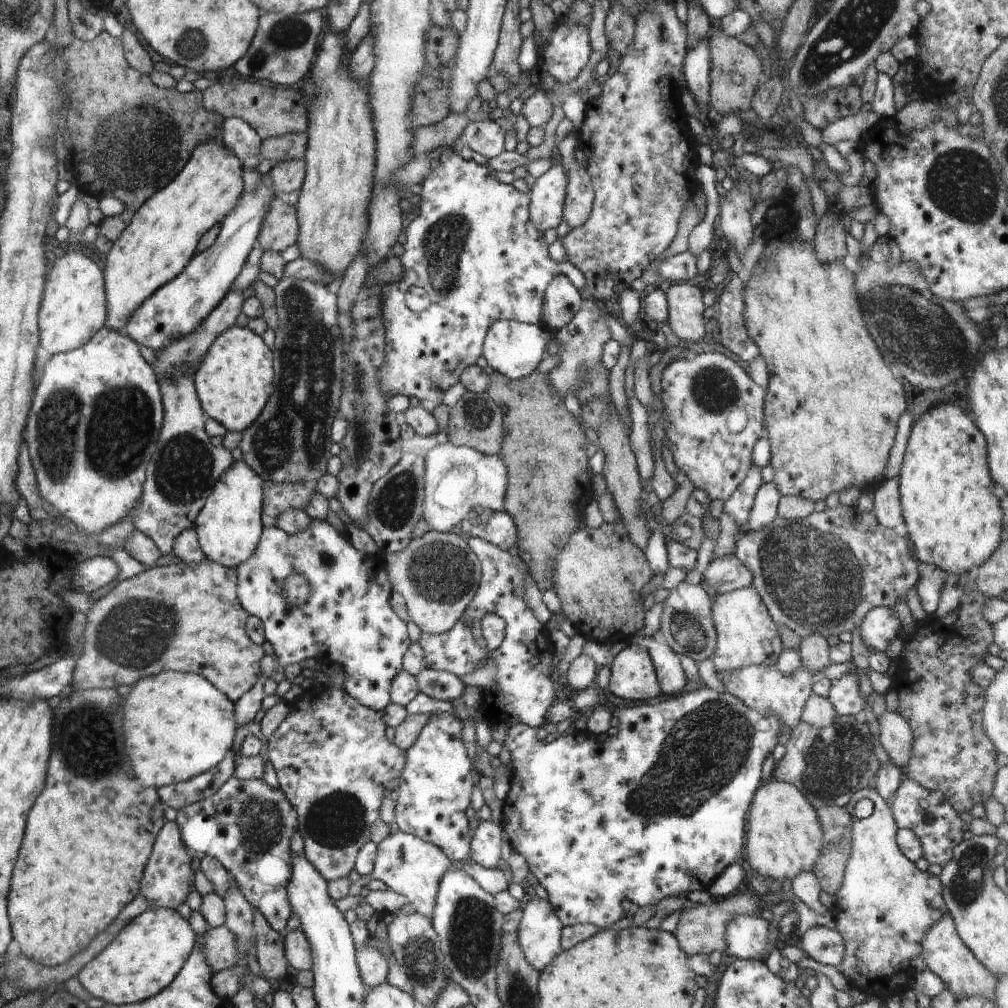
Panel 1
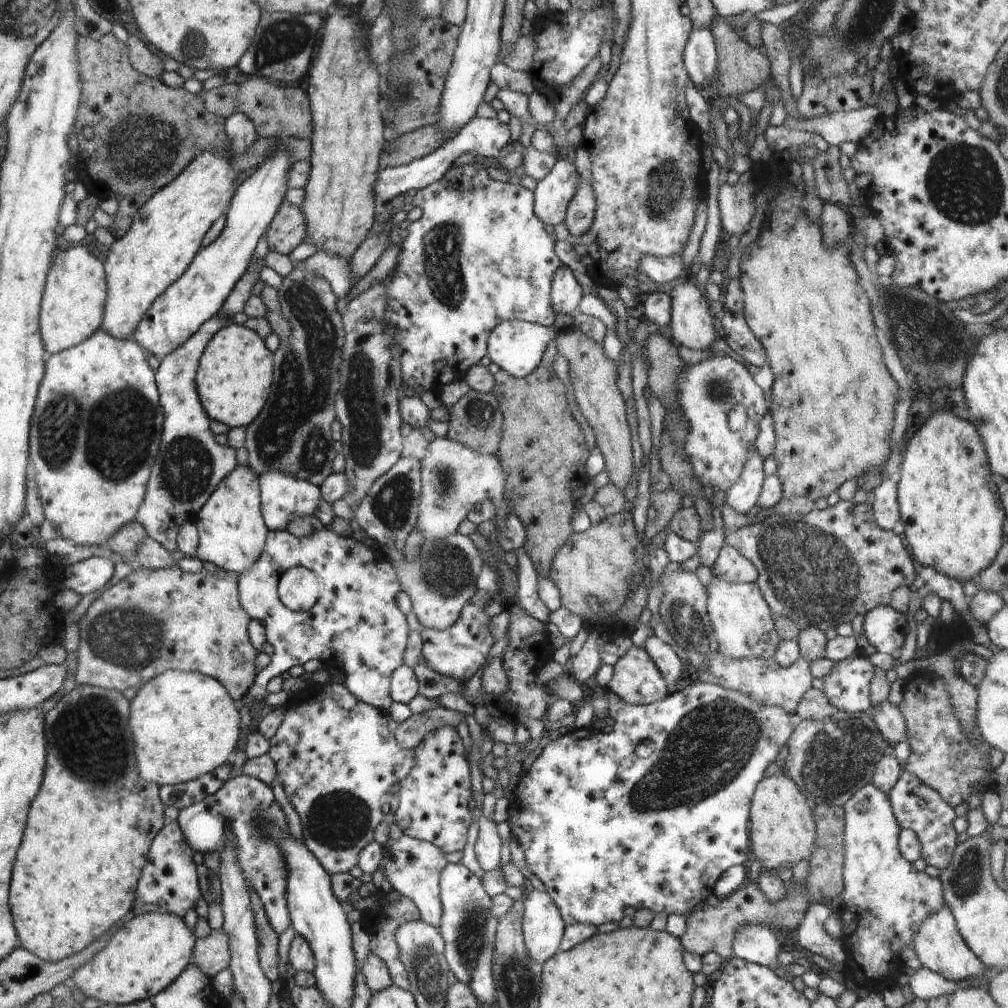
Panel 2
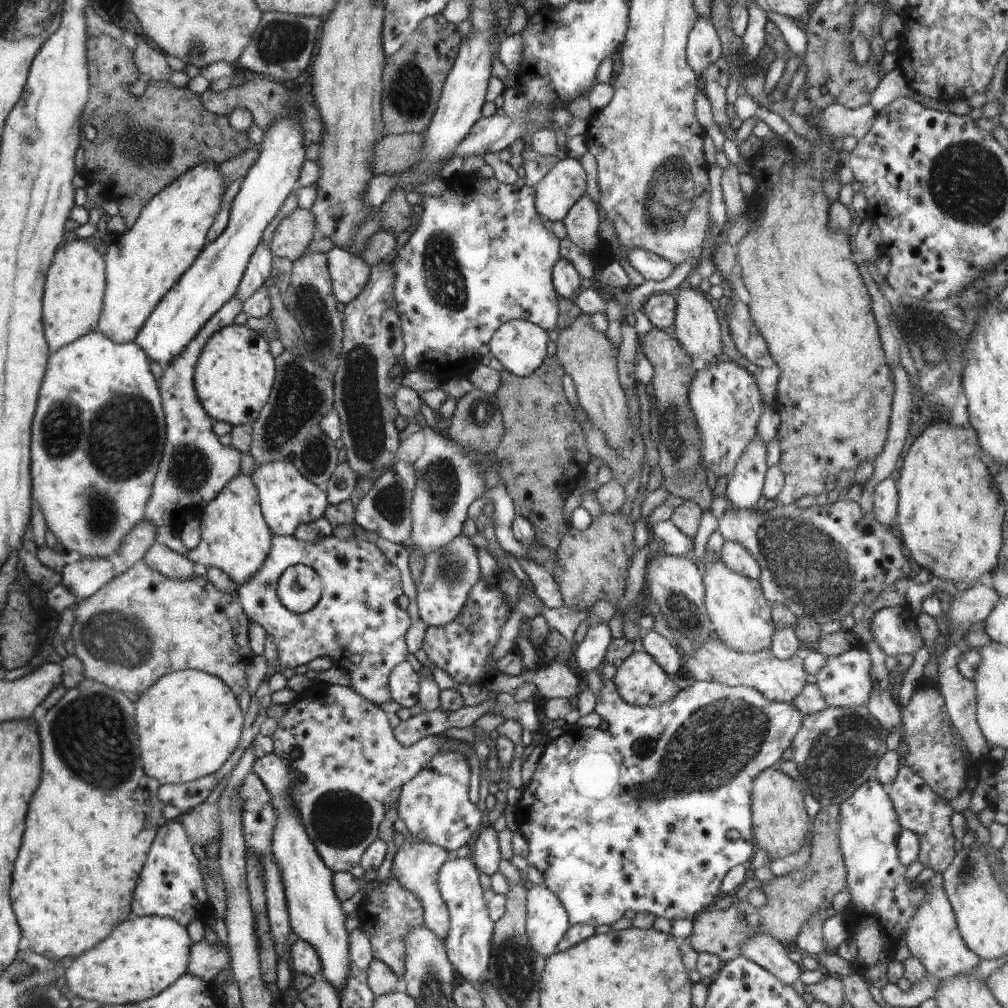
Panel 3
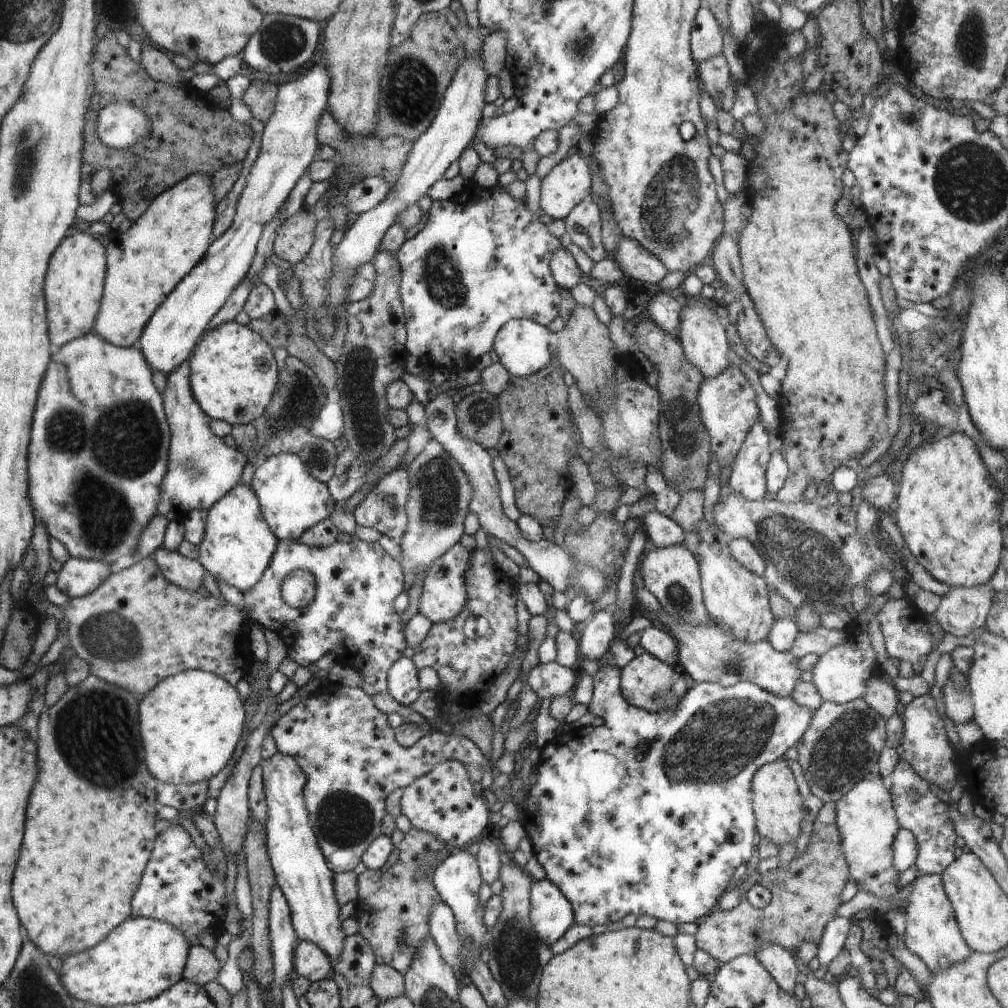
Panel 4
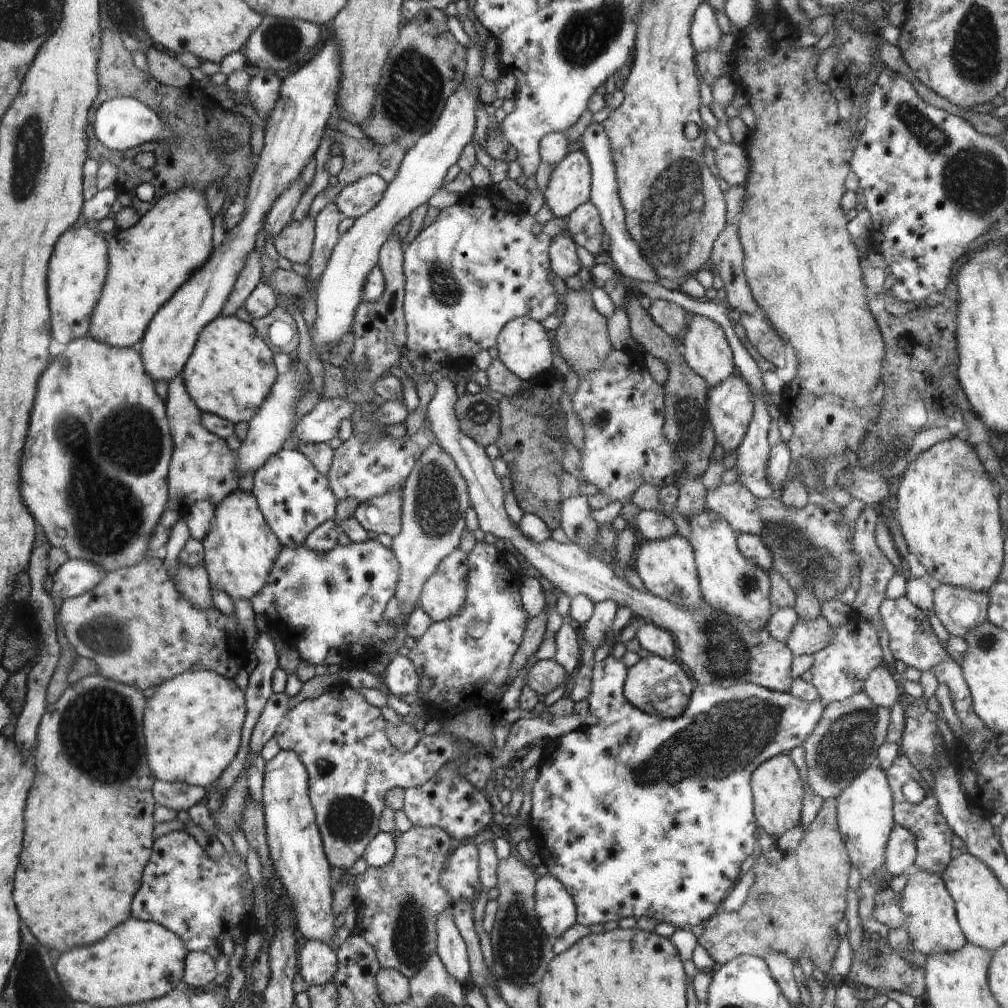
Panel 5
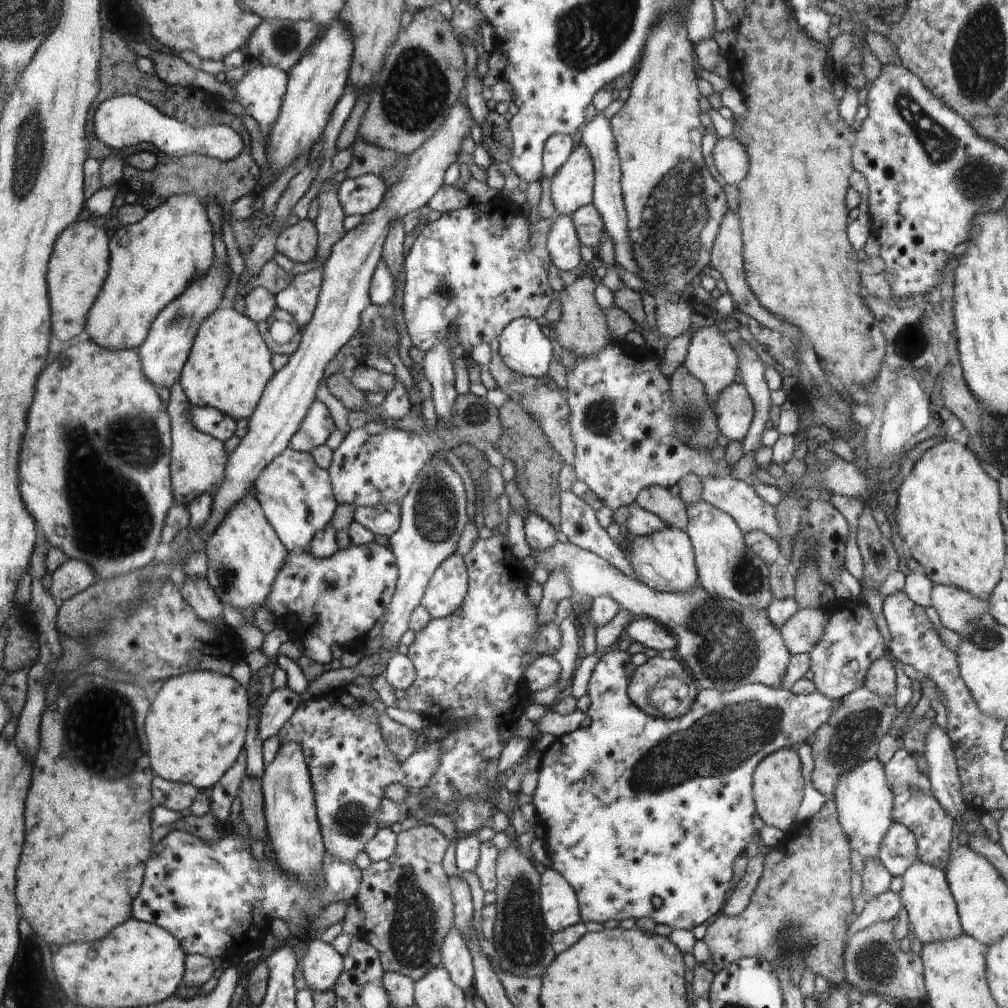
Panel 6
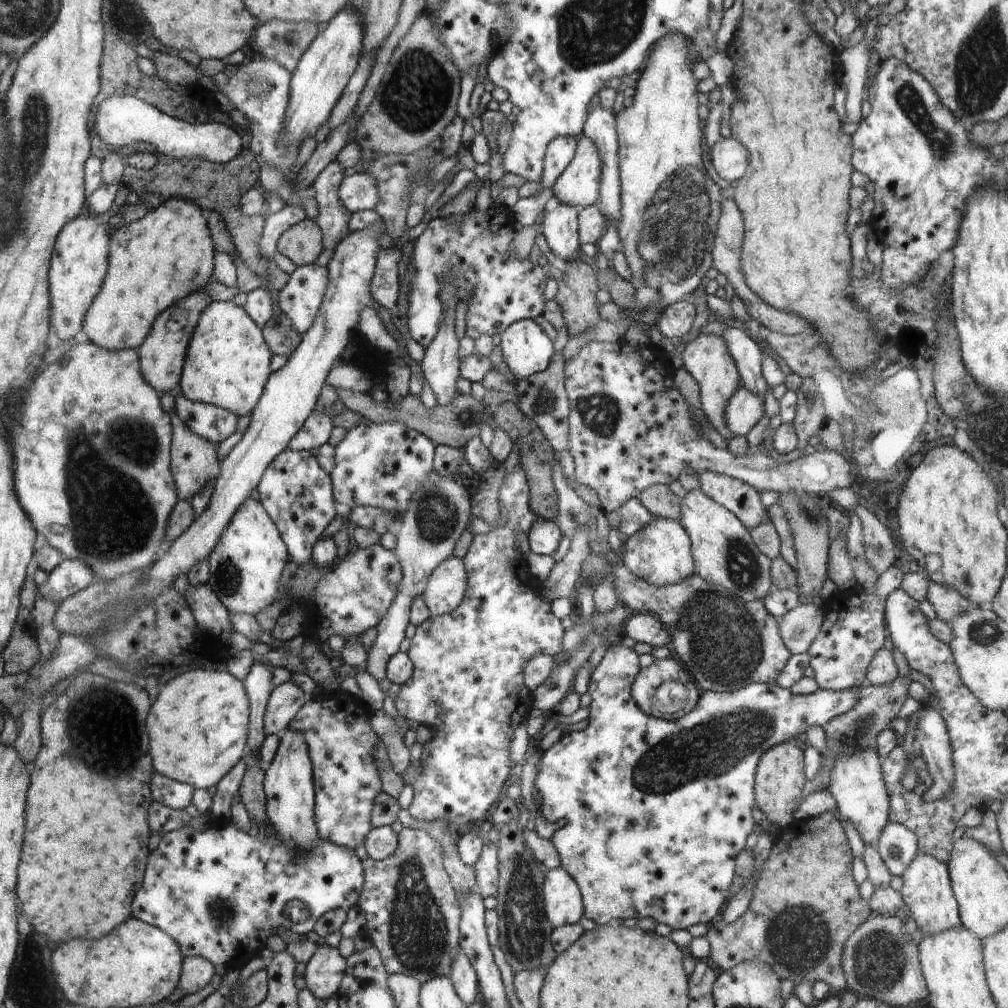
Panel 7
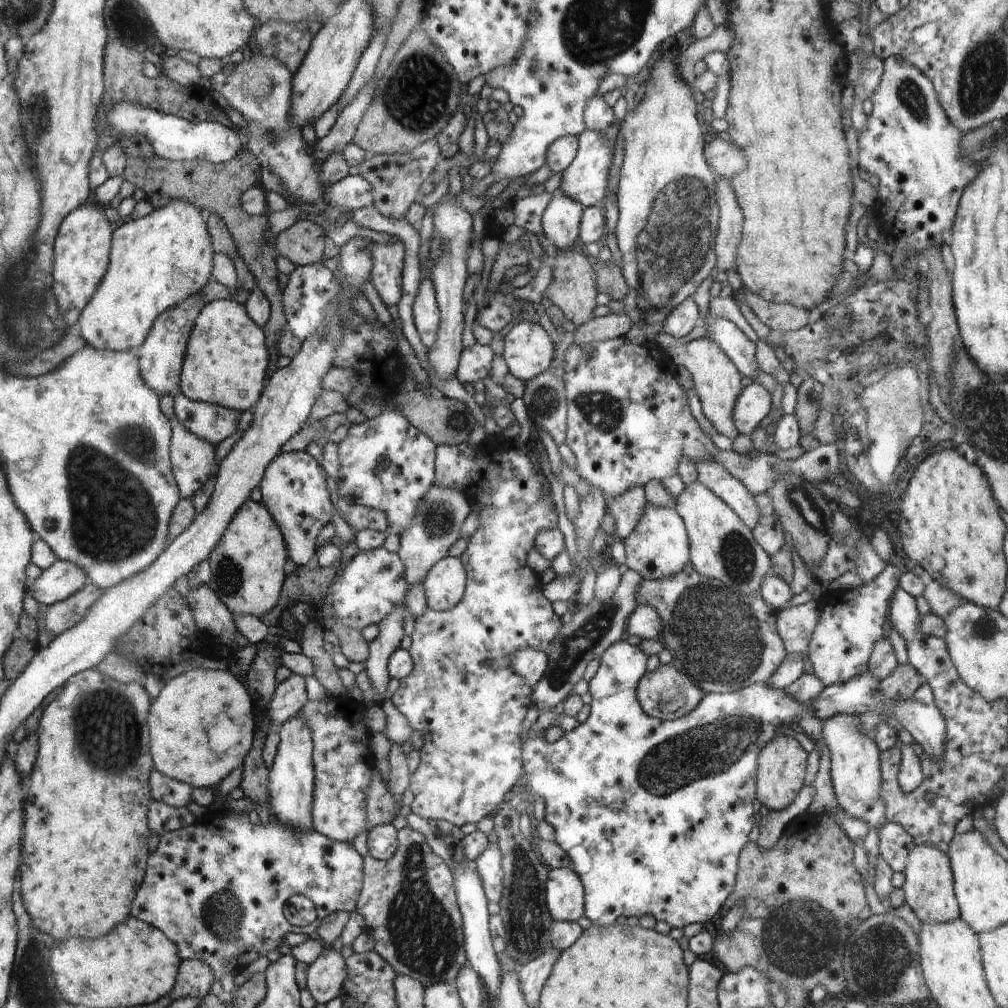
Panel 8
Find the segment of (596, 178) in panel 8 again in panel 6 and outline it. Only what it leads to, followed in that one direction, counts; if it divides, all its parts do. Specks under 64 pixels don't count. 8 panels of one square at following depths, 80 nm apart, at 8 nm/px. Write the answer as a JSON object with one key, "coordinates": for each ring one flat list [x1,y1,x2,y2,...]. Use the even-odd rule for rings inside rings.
{"coordinates":[[582,142,551,178,551,198,555,215,571,216,594,201,595,163,589,148]]}

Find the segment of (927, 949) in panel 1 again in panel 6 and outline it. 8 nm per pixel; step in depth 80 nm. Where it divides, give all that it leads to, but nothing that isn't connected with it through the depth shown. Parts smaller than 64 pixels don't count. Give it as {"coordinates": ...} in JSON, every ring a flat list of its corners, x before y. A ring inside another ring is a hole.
{"coordinates":[[916,859,903,874,903,887,899,892,901,903,909,916,914,936,922,945,936,941,957,939,965,934,961,927,957,904,952,896,943,870]]}

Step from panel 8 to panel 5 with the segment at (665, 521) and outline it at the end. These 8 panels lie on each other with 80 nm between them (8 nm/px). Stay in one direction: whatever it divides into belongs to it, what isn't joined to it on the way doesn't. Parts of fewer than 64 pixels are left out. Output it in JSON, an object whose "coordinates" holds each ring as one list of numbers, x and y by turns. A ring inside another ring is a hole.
{"coordinates":[[676,534,663,541,639,539,632,556,634,569,648,592,689,611,703,604,694,550,684,537]]}

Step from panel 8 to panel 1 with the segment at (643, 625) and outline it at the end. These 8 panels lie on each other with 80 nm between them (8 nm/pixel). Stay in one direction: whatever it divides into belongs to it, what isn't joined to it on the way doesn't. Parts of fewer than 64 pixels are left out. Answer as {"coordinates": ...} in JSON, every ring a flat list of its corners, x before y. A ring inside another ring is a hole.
{"coordinates":[[647,637,641,640,650,658,652,659,656,676,661,686,661,695,676,696,682,694,691,683,687,679,678,655,668,644,659,643,654,638]]}

